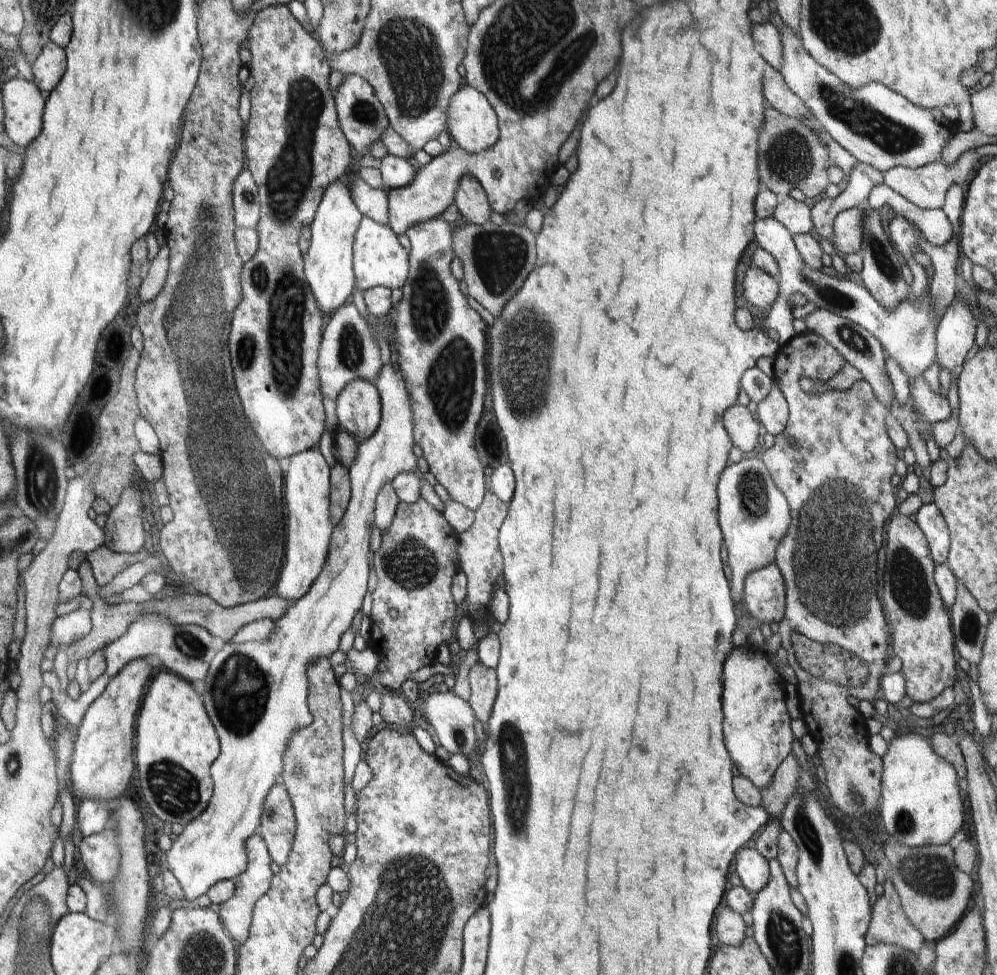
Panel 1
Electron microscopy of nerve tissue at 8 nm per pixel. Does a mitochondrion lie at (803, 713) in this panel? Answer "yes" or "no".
no

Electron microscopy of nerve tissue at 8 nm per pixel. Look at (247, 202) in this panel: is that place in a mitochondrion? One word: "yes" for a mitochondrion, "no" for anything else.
yes

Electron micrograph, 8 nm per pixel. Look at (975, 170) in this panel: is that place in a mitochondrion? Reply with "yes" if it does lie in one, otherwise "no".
no

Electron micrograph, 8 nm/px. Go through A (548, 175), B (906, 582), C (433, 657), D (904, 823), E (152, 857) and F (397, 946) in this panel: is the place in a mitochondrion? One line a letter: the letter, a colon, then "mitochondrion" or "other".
A: other
B: mitochondrion
C: other
D: mitochondrion
E: other
F: mitochondrion

